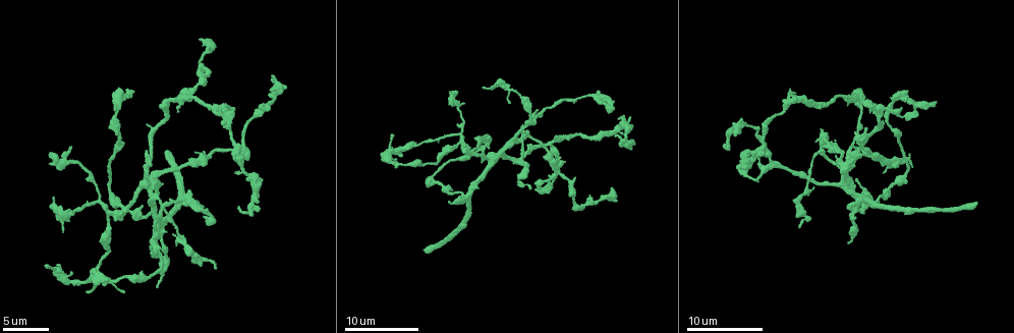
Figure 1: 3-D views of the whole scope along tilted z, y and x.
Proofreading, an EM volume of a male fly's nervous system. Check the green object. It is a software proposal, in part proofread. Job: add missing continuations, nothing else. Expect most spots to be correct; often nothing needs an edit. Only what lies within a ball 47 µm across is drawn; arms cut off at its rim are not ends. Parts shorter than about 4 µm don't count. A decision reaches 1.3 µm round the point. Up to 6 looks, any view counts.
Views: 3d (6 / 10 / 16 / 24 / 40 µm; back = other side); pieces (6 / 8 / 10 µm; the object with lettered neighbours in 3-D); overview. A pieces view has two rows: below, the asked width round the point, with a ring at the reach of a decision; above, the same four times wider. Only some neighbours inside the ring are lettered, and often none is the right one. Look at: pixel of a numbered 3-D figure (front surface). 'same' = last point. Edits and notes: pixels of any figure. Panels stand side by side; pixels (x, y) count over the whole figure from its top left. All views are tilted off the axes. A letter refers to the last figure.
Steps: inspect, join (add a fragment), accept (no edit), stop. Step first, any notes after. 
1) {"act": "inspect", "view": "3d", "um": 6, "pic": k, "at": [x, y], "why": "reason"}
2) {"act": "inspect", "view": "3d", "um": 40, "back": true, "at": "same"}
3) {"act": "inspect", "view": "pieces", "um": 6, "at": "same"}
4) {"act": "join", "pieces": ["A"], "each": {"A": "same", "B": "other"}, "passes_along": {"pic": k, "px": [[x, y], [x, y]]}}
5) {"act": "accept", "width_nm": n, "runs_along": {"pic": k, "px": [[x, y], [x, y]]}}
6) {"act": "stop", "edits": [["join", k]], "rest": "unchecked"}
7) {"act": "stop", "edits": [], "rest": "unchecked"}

{"act": "inspect", "view": "3d", "um": 10, "pic": 1, "at": [93, 268]}

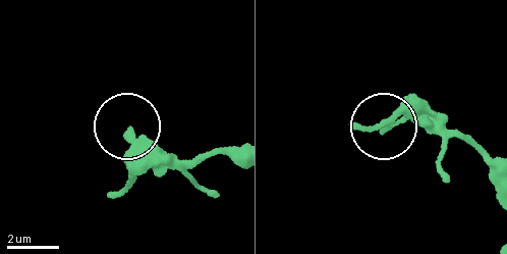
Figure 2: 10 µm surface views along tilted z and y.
{"act": "inspect", "view": "pieces", "um": 10, "pic": 2, "at": [382, 131], "why": "what lies round it"}

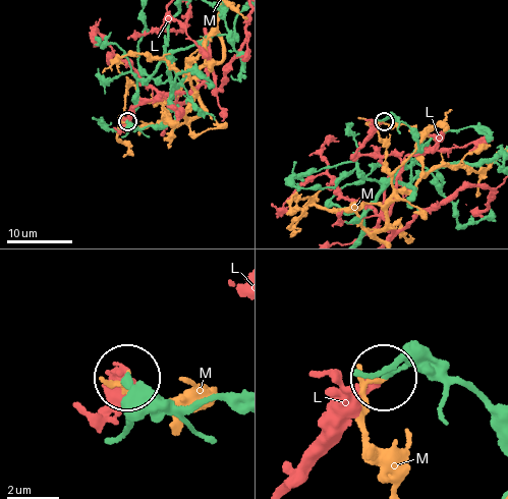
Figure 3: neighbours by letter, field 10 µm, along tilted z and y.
{"act": "accept", "each": {"L": "other", "M": "other"}, "found": "no lettered fragment goes on from it"}

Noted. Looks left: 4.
{"act": "inspect", "view": "pieces", "um": 8, "pic": 1, "at": [480, 162], "why": "free end"}

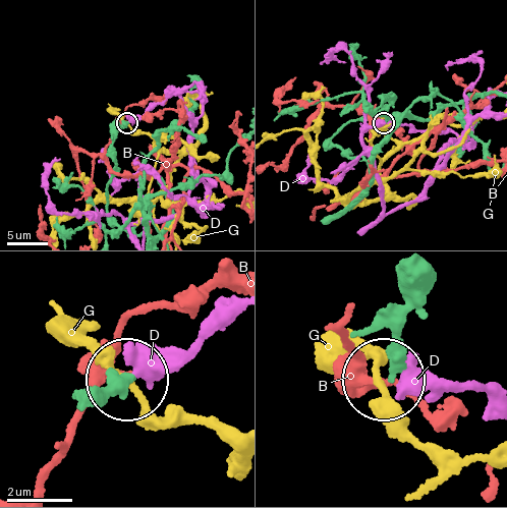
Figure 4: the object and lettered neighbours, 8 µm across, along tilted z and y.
{"act": "accept", "each": {"B": "other", "D": "other", "G": "other"}, "runs_along": {"pic": 4, "px": [[106, 205], [115, 164], [113, 140], [128, 121]]}, "found": "no lettered fragment goes on from it"}

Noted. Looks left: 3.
{"act": "inspect", "view": "pieces", "um": 10, "pic": 1, "at": [860, 91], "why": "branch stops here"}

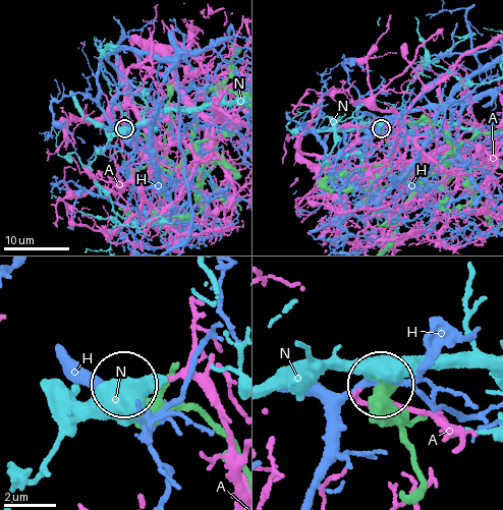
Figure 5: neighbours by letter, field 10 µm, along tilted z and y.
{"act": "accept", "each": {"A": "other", "H": "other", "N": "other"}, "found": "no lettered fragment goes on from it"}

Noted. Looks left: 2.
{"act": "stop", "edits": [], "rest": "unchecked"}

